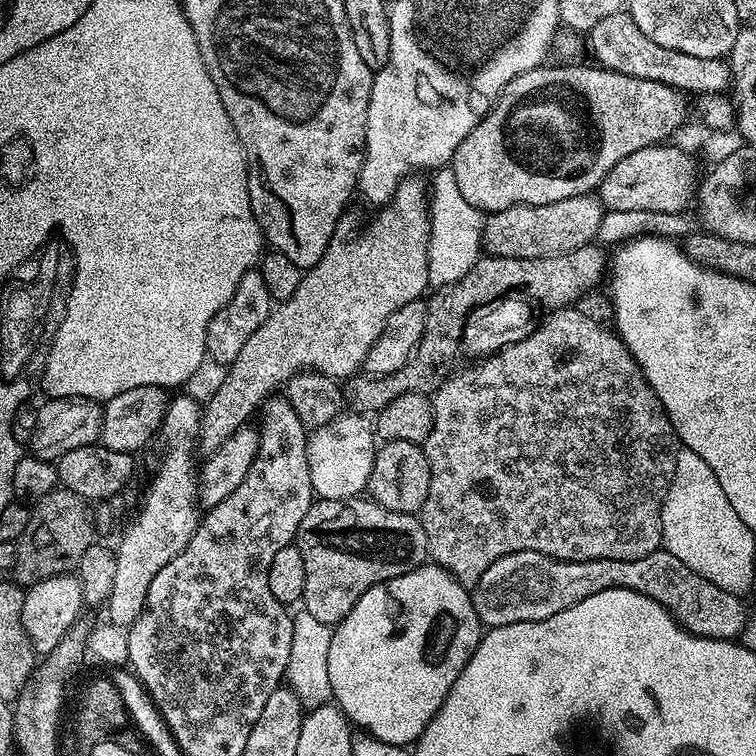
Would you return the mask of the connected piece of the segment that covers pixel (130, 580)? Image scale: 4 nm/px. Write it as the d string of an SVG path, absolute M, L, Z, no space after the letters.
M173 395L168 401L168 409L160 423L158 444L160 440L160 461L152 472L152 481L140 500L140 509L132 520L132 525L124 532L120 548L115 549L116 565L114 566L114 590L106 605L109 617L116 615L133 615L138 602L143 601L145 592L150 590L150 582L166 562L170 562L190 542L194 530L200 525L201 509L198 507L198 441L200 438L201 401L191 400L188 396Z

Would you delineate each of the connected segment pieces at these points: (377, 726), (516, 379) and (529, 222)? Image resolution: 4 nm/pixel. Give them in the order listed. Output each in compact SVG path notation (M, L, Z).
M425 562L419 568L389 580L383 580L380 584L375 584L370 590L366 590L366 594L362 594L362 598L358 598L354 610L350 610L350 614L346 614L346 618L341 624L335 625L330 642L330 658L328 659L328 673L332 687L331 699L335 701L340 711L348 717L357 729L369 732L374 738L387 744L411 745L420 739L420 735L424 733L426 726L442 706L446 694L450 694L450 686L454 686L454 682L458 682L458 674L462 674L466 662L474 654L476 647L480 645L481 635L482 625L472 605L469 589L460 584L447 569L433 562Z
M569 306L566 308L558 308L547 313L544 325L530 331L528 335L519 337L512 345L507 345L498 352L486 355L479 362L476 362L473 368L464 368L457 376L452 376L444 385L441 383L439 387L431 393L432 401L432 432L428 435L426 443L423 445L424 452L432 452L432 456L440 456L440 452L460 452L460 448L472 448L472 480L478 480L478 476L482 474L482 466L486 462L486 480L488 478L496 478L496 476L504 476L506 470L506 490L508 492L522 492L522 502L528 504L528 508L536 508L536 522L538 522L538 534L536 534L536 544L538 548L544 548L544 554L553 557L555 560L562 561L596 561L596 560L633 560L634 558L642 558L646 554L657 551L661 547L664 535L662 534L662 506L664 499L668 493L668 487L672 481L674 474L674 462L676 461L676 453L678 451L678 441L676 439L676 431L672 428L672 423L668 421L668 415L664 413L664 407L660 405L659 398L654 394L654 390L649 386L648 380L640 372L640 367L636 365L636 361L632 359L631 354L624 347L624 341L620 339L615 331L603 328L596 320L591 320L584 312L579 312L579 307Z
M589 193L560 199L548 205L514 205L485 217L481 245L487 255L494 257L558 257L591 243L604 213L599 197Z

